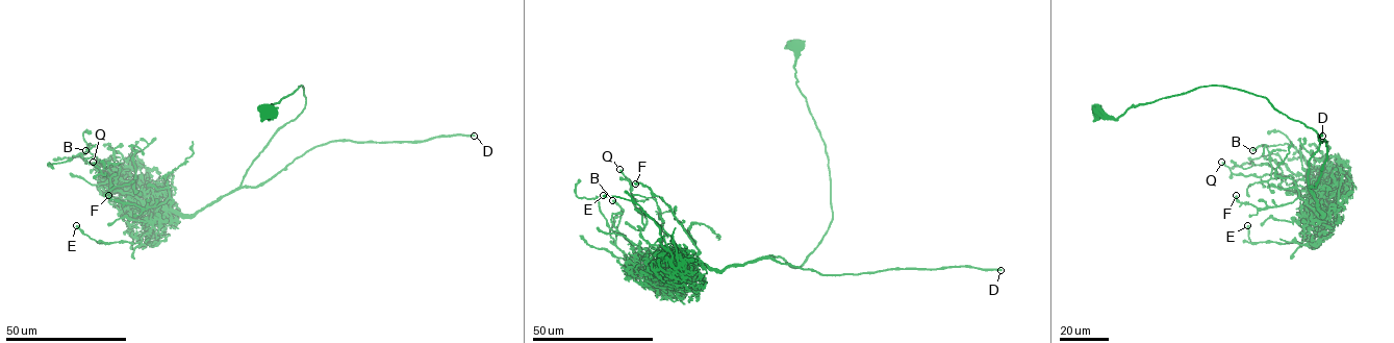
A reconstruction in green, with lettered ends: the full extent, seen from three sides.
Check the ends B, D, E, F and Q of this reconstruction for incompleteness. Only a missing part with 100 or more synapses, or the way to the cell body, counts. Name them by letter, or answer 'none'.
D

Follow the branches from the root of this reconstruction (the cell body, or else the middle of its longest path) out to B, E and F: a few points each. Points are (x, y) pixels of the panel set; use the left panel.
B: (268, 113), (303, 87), (304, 108), (241, 185), (193, 215), (135, 202), (85, 150)
E: (268, 113), (303, 87), (304, 108), (241, 185), (193, 215), (165, 209), (145, 246), (98, 243), (76, 225)
F: (268, 113), (303, 87), (304, 108), (241, 185), (193, 215), (175, 213), (171, 198), (141, 209), (108, 195)

